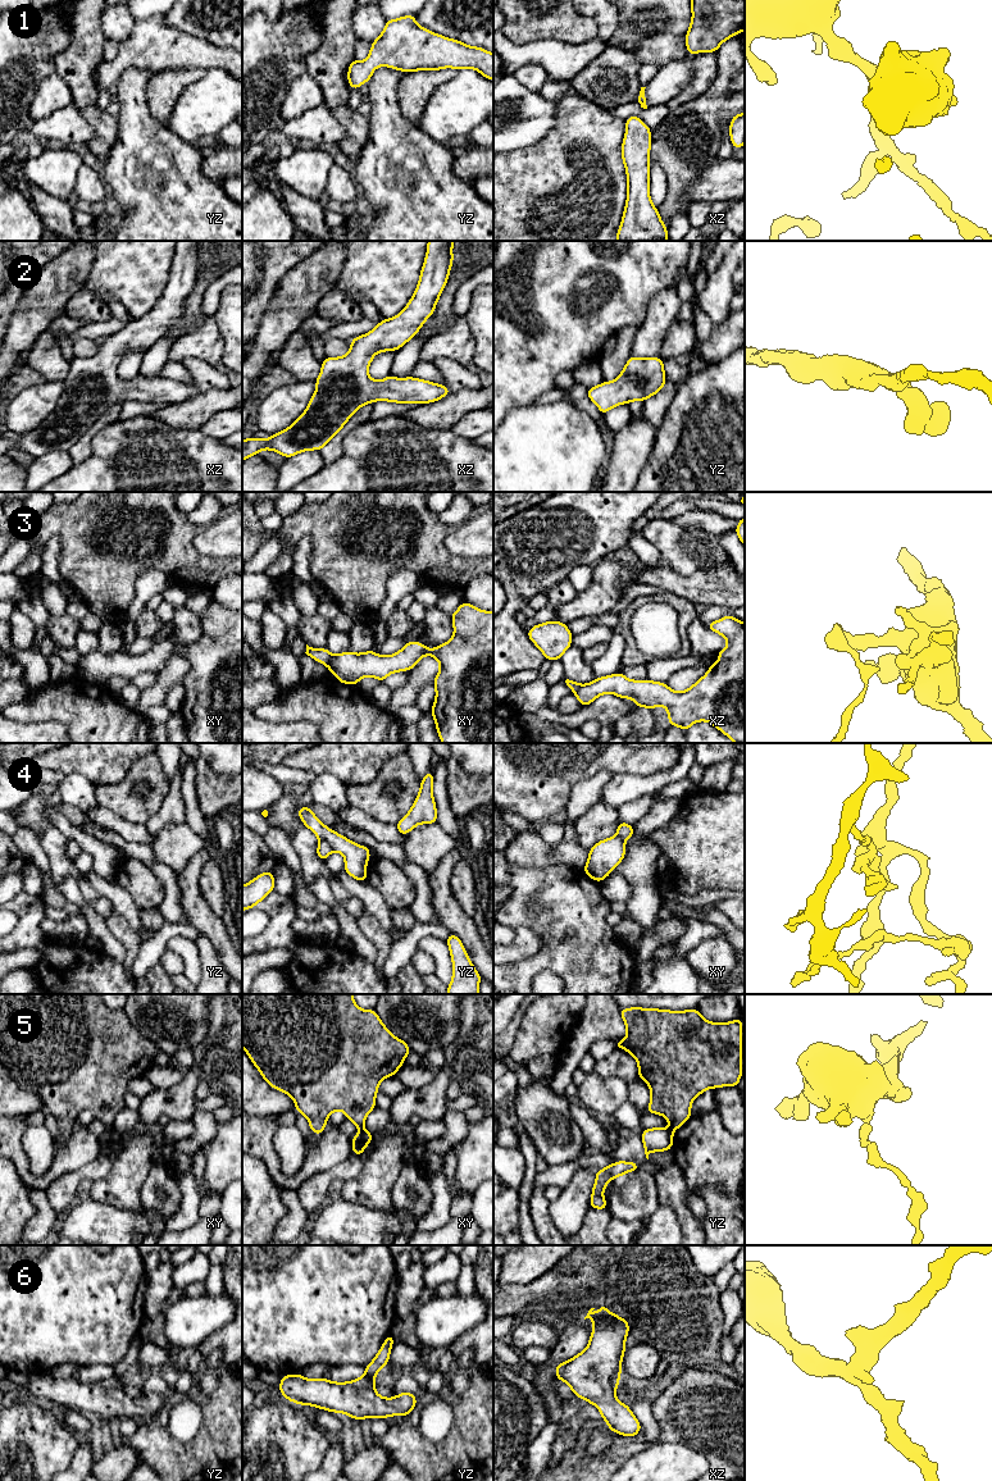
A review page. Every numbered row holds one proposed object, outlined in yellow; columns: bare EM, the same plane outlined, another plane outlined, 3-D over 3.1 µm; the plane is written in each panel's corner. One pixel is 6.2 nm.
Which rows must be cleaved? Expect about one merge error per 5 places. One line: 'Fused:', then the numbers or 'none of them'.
Fused: 3, 4, 5

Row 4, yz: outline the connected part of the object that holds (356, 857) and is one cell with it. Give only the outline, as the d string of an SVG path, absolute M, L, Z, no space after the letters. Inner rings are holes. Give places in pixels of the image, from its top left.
M309 806L299 808L297 815L302 824L309 828L319 839L327 840L331 847L345 857L343 870L356 880L367 881L367 863L370 852L363 846L354 843L343 835L327 828L310 810Z

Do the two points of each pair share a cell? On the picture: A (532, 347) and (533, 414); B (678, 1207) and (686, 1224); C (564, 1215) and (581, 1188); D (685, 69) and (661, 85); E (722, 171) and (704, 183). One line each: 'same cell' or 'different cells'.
A: different cells
B: same cell
C: same cell
D: same cell
E: same cell

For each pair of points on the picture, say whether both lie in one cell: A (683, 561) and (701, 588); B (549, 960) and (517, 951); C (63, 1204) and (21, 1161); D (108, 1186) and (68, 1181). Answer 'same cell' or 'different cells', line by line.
A: different cells
B: different cells
C: different cells
D: different cells

